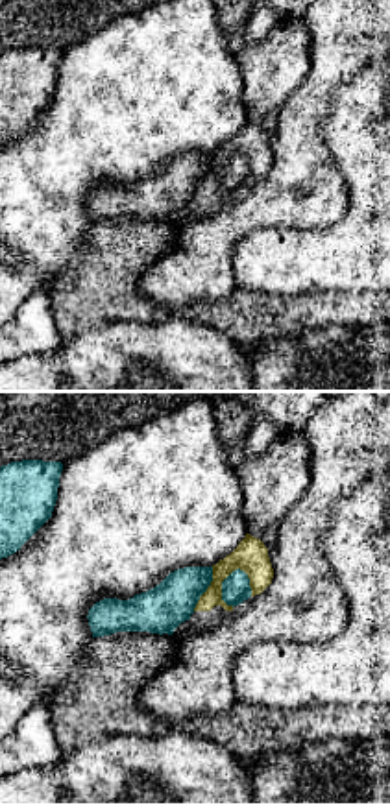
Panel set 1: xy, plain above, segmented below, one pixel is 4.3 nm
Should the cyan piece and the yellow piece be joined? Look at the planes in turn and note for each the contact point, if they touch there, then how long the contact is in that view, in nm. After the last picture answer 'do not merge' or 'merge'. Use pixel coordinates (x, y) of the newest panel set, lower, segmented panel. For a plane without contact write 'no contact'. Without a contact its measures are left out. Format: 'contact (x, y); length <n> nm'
contact (222, 586); length 180 nm

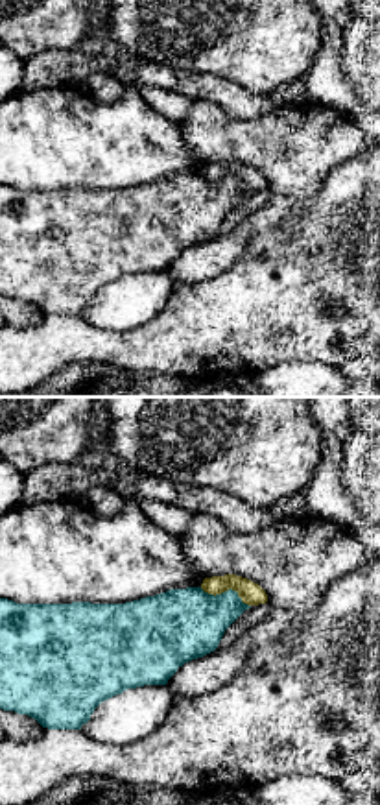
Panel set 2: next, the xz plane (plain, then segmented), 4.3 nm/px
contact (225, 591); length 240 nm

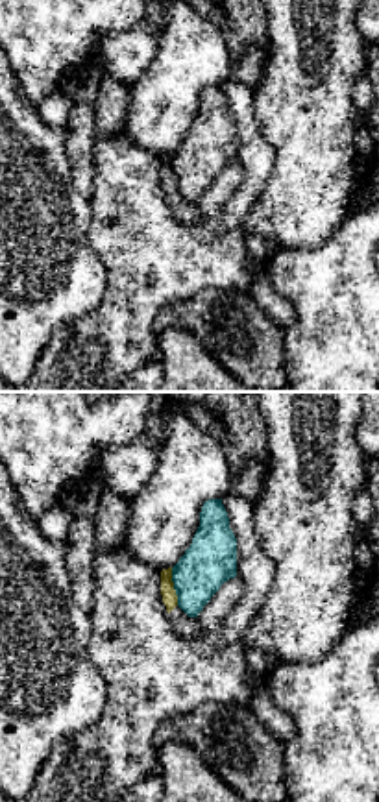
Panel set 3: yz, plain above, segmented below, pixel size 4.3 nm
contact (174, 586); length 170 nm

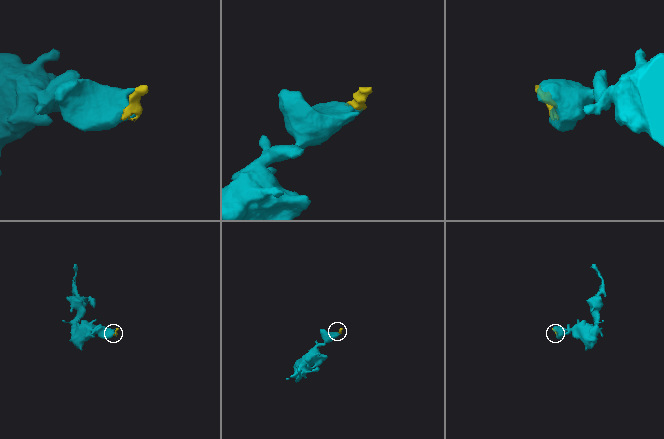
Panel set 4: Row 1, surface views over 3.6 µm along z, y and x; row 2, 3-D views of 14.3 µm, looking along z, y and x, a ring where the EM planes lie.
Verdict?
do not merge

